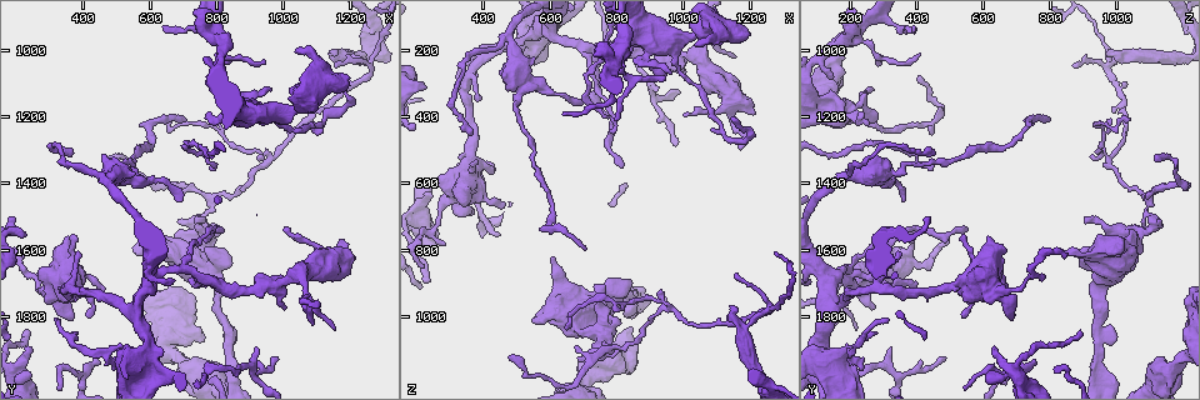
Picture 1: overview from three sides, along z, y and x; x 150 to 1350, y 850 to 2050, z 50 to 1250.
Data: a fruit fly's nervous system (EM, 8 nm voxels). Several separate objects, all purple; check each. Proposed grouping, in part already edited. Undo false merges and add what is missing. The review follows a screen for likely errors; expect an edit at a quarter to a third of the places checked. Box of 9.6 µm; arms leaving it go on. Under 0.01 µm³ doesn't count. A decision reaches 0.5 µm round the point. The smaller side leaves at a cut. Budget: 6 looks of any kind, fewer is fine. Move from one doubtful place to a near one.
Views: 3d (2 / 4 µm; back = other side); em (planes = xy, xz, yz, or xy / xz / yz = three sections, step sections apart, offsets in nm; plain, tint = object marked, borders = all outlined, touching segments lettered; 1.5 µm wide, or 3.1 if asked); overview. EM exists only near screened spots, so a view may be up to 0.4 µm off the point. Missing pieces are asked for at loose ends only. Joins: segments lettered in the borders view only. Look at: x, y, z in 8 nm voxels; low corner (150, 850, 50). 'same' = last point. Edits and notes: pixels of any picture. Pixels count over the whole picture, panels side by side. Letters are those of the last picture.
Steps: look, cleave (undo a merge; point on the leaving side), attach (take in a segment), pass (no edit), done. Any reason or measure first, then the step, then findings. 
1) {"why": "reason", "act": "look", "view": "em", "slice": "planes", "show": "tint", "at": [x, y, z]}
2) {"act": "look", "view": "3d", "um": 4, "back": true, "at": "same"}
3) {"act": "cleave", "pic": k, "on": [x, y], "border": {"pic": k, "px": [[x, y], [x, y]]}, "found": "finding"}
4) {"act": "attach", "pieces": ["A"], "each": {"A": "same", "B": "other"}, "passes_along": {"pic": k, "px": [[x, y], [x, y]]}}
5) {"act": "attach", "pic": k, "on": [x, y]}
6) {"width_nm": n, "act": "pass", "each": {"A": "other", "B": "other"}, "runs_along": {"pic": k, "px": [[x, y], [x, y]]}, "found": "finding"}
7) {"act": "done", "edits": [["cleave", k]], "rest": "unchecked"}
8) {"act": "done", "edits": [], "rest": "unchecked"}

{"act": "look", "view": "em", "slice": "planes", "show": "borders", "at": [1180, 1020, 1040]}

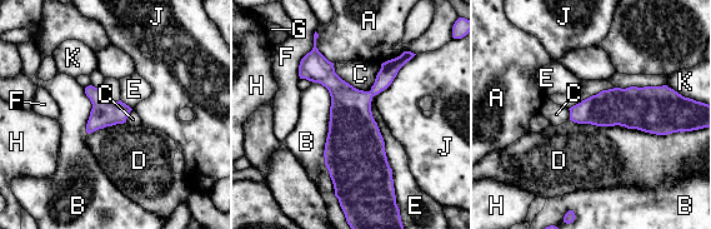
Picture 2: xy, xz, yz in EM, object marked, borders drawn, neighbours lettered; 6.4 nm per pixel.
{"longest_contact_nm": ["D", 700], "act": "pass", "each": {"A": "other", "B": "other", "C": "other", "D": "other", "E": "other", "F": "other", "G": "other", "H": "other", "J": "other", "K": "other"}, "found": "all the same neuron"}

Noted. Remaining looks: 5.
{"why": "branch point", "act": "look", "view": "3d", "um": 4, "at": [1110, 1100, 130]}

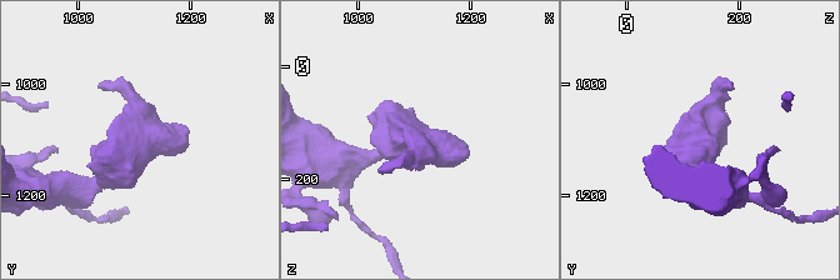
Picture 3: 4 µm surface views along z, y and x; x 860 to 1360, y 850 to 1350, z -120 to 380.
{"act": "look", "view": "em", "slice": "planes", "show": "plain", "at": [1110, 1090, 135]}

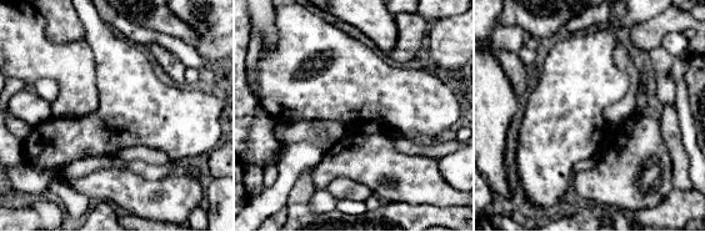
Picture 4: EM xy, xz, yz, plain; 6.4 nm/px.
{"why": "what lies round it", "act": "look", "view": "em", "slice": "planes", "show": "borders", "at": "same"}

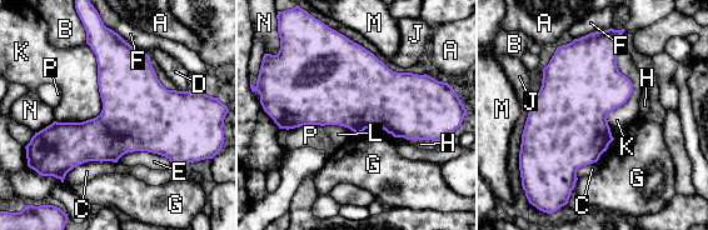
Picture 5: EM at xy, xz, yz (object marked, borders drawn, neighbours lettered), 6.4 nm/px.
{"act": "pass", "each": {"A": "other", "B": "other", "C": "other", "D": "other", "E": "other", "F": "other", "G": "other", "H": "other", "J": "other", "K": "other", "L": "other", "M": "other", "N": "other", "P": "other"}, "border": {"pic": 5, "px": [[86, 43], [101, 110], [58, 123]]}, "found": "one neuron here"}

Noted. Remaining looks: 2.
{"act": "done", "edits": [], "rest": "unchecked"}

